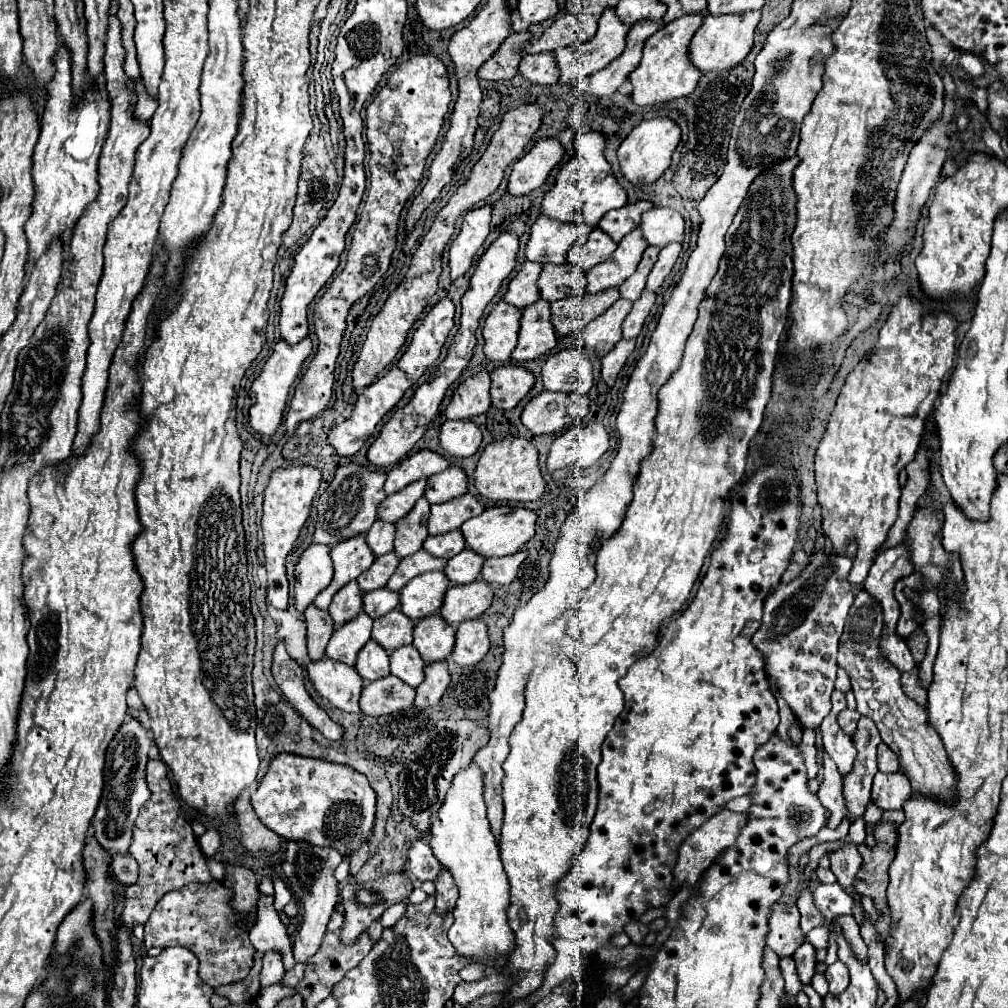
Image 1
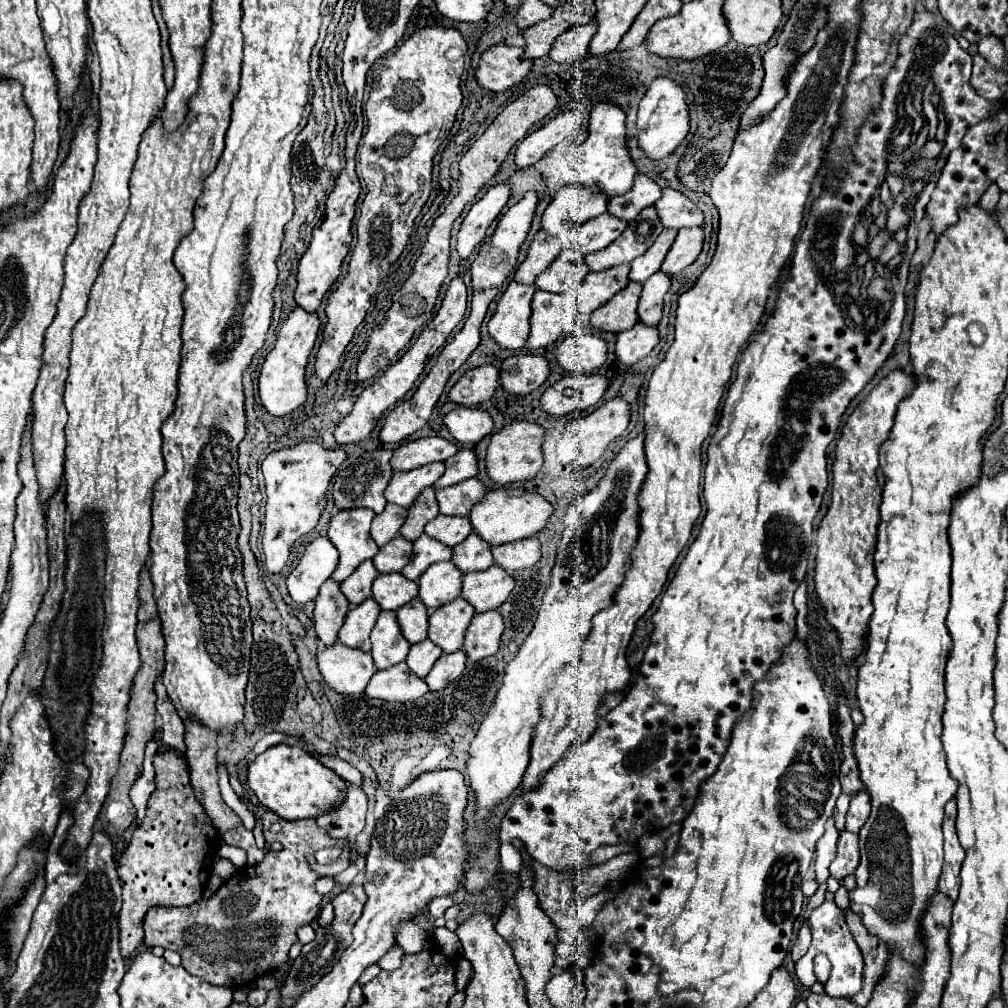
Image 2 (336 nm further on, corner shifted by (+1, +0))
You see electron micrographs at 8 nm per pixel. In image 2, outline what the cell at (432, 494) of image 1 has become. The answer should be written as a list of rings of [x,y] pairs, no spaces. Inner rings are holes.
[[[459,449],[457,455],[453,455],[445,461],[445,465],[447,465],[447,471],[435,483],[435,489],[449,487],[449,485],[455,485],[459,481],[465,481],[465,479],[477,475],[477,455],[473,453],[473,449]]]

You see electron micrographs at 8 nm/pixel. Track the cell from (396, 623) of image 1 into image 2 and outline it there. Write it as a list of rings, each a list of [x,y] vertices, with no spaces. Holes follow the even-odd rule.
[[[413,599],[407,605],[403,605],[401,609],[397,609],[397,619],[401,625],[401,631],[405,635],[405,639],[415,645],[427,639],[427,607],[419,601]]]

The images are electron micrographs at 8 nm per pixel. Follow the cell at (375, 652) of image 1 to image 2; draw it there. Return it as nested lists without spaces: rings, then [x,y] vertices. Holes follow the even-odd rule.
[[[381,611],[371,631],[371,643],[371,655],[377,669],[387,669],[405,661],[411,647],[399,629],[395,611]]]

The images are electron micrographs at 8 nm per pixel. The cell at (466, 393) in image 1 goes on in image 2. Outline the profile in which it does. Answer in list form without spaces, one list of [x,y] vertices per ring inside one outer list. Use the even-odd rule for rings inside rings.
[[[483,365],[469,369],[449,391],[449,399],[457,405],[477,407],[483,401],[489,401],[497,389],[499,371],[493,365]]]

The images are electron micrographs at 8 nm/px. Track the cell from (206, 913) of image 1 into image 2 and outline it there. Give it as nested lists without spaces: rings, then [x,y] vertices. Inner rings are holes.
[[[273,811],[263,815],[263,837],[265,837],[265,859],[257,863],[257,873],[251,873],[249,867],[237,869],[229,881],[221,885],[221,889],[209,899],[201,899],[189,907],[153,907],[147,911],[145,917],[145,945],[155,947],[161,945],[163,949],[177,951],[183,957],[183,967],[191,973],[201,977],[211,985],[221,987],[243,987],[249,985],[253,979],[263,977],[271,971],[281,969],[289,961],[289,947],[291,941],[297,941],[297,929],[311,923],[321,909],[321,895],[315,891],[315,881],[319,875],[307,863],[307,855],[329,849],[337,845],[337,839],[325,835],[317,827],[315,819],[299,819],[299,821],[285,821]],[[271,823],[281,823],[279,833],[271,833]],[[271,841],[279,841],[283,845],[281,851],[271,851]]]

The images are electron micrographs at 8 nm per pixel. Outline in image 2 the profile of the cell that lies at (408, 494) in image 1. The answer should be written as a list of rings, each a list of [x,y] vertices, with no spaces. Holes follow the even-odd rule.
[[[429,463],[425,467],[417,467],[415,471],[405,471],[405,473],[397,471],[385,491],[385,499],[401,507],[411,507],[421,489],[433,485],[443,473],[445,473],[443,463]]]

